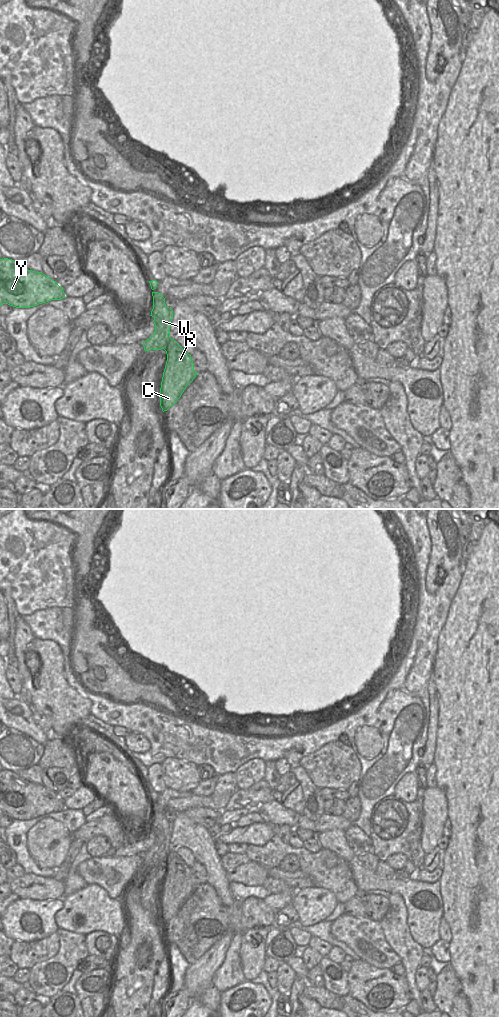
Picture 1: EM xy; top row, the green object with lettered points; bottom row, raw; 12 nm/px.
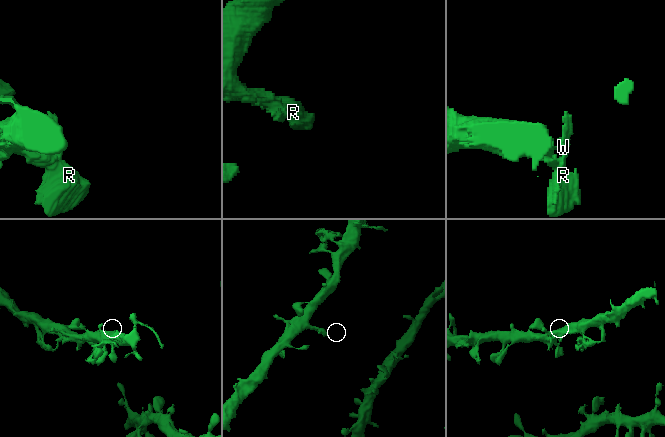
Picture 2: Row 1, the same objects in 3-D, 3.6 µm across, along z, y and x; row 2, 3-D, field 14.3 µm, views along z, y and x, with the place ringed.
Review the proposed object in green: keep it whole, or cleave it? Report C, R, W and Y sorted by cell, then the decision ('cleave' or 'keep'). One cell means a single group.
C R W Y | keep

